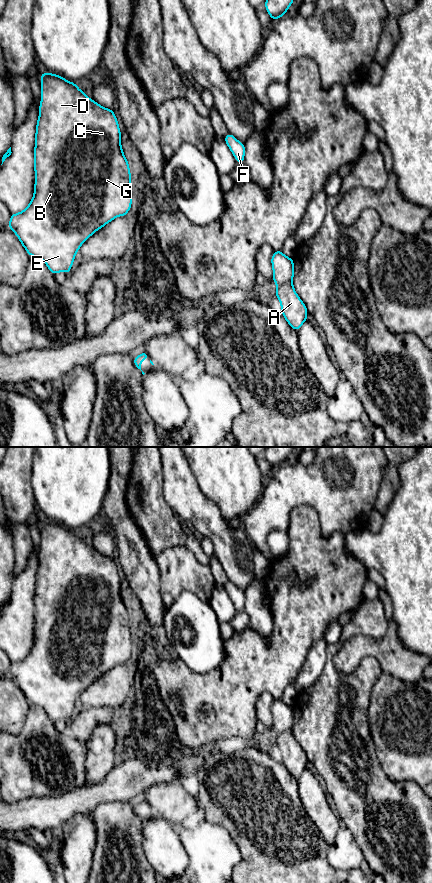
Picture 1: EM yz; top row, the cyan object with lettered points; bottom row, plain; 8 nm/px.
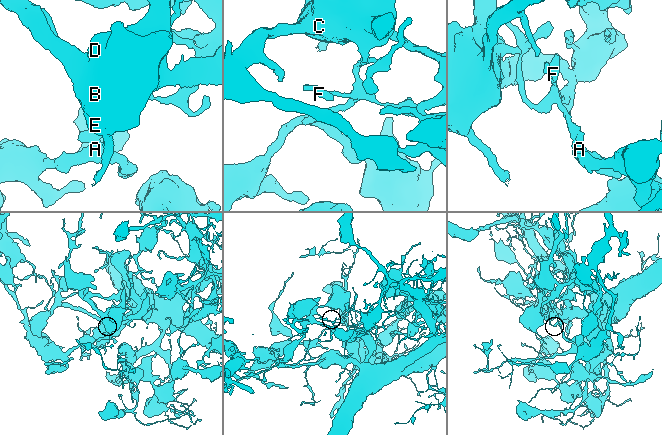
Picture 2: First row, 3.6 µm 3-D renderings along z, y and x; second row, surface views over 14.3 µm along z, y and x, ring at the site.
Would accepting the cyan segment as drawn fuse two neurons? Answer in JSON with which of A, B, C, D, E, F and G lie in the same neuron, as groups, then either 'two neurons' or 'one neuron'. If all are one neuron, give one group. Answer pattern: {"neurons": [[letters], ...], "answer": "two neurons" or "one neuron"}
{"neurons": [["A", "B", "C", "D", "E", "G"], ["F"]], "answer": "two neurons"}

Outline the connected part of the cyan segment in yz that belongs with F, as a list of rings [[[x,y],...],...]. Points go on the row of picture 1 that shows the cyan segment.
[[[228,133],[224,140],[234,155],[238,164],[244,163],[245,145],[239,142],[231,133]]]

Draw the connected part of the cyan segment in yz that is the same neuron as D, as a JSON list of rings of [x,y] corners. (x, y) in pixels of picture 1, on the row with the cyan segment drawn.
[[[43,72],[41,103],[36,125],[34,170],[34,195],[20,213],[11,214],[12,230],[29,256],[41,258],[51,273],[71,271],[76,252],[97,230],[118,216],[126,216],[132,204],[131,174],[128,161],[121,147],[121,133],[116,115],[90,99],[76,83],[63,77]]]

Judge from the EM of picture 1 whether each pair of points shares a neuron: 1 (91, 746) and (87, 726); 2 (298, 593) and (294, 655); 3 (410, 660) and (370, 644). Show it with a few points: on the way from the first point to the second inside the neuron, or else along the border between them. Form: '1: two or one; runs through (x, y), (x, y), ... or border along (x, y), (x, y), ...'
1: two; border along (110, 725), (99, 724), (91, 736), (83, 743)
2: one; runs through (298, 608), (298, 622), (294, 631), (294, 640)
3: one; runs through (400, 660), (397, 660), (387, 650), (380, 649)

